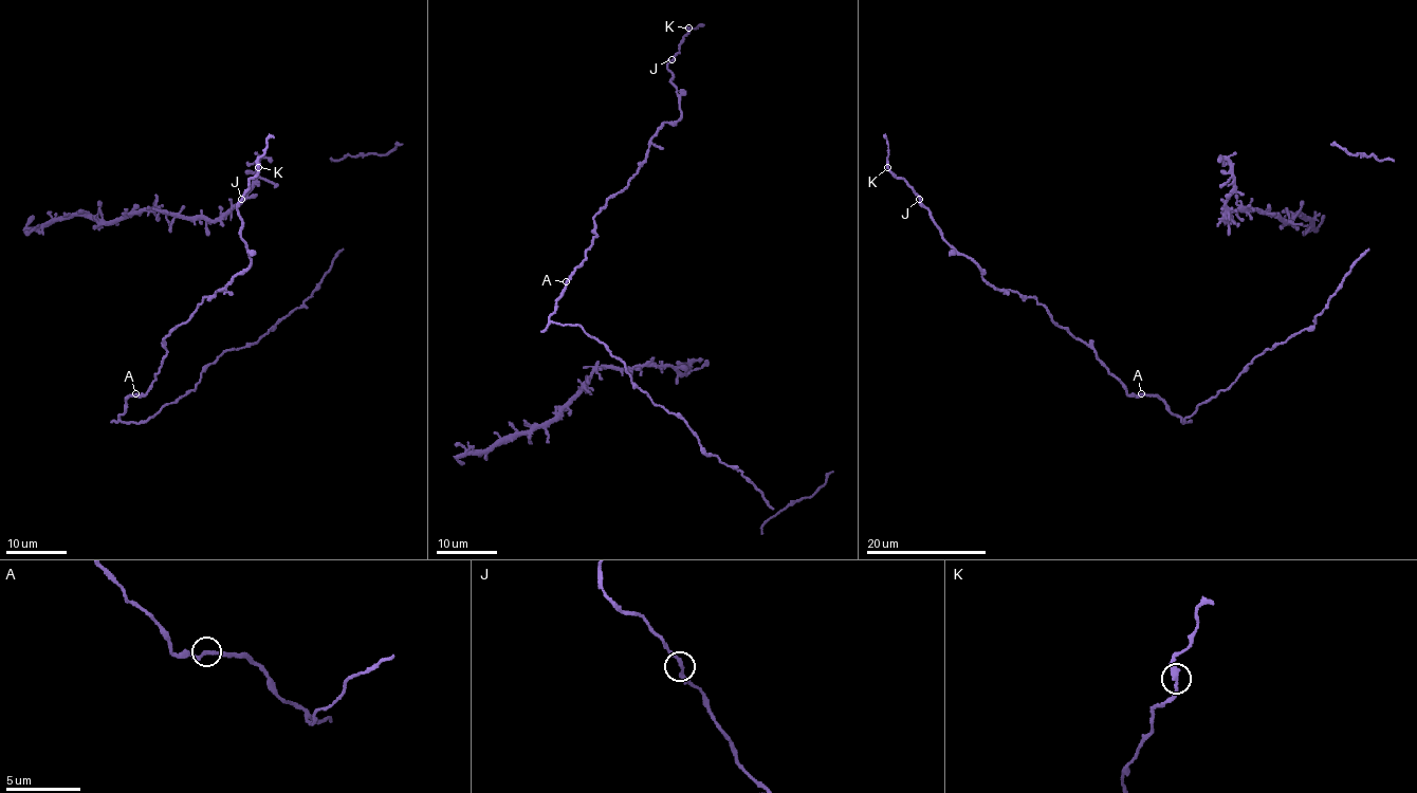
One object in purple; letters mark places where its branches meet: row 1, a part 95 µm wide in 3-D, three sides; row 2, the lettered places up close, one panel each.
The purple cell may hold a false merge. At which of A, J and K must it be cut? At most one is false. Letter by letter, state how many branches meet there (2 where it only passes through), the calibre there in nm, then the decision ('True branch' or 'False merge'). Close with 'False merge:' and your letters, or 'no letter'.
A: Branches: 2. Thickness 260 nm. True branch
J: Branches: 2. Thickness 240 nm. True branch
K: Branches: 2. Thickness 240 nm. False merge
False merge: K

